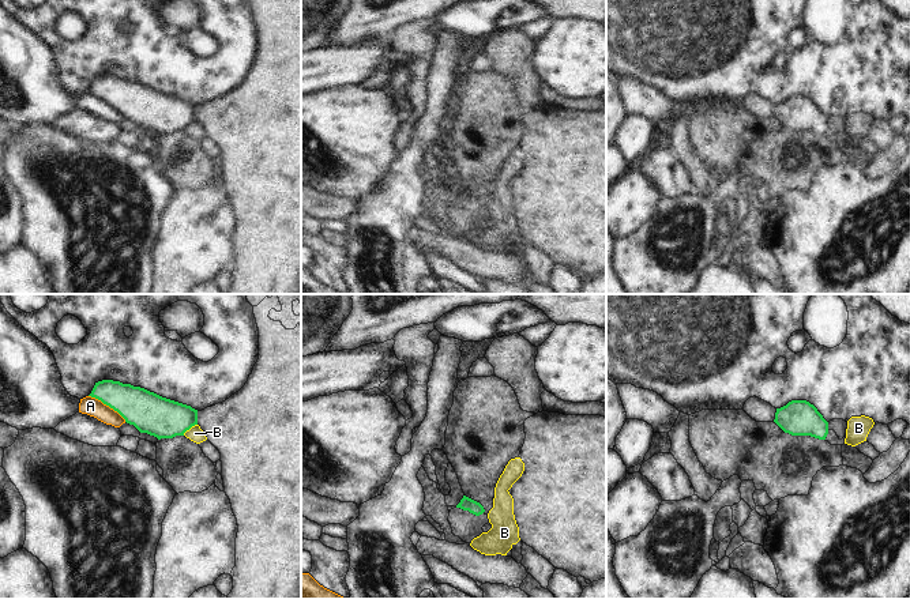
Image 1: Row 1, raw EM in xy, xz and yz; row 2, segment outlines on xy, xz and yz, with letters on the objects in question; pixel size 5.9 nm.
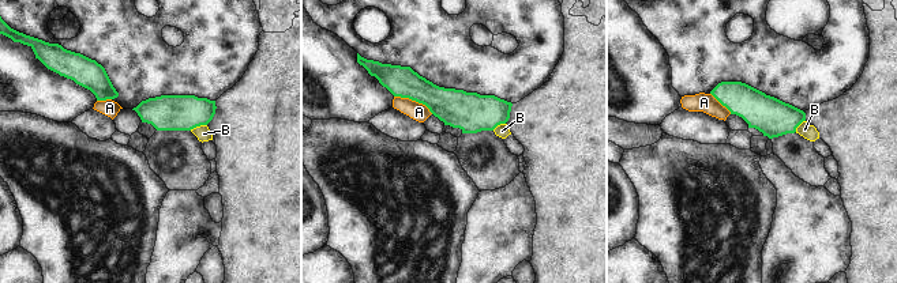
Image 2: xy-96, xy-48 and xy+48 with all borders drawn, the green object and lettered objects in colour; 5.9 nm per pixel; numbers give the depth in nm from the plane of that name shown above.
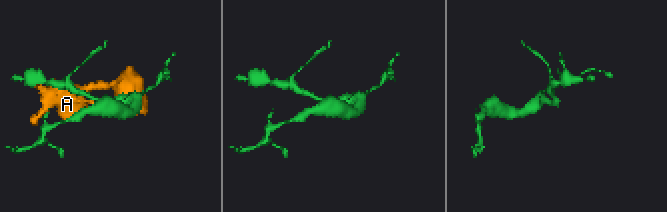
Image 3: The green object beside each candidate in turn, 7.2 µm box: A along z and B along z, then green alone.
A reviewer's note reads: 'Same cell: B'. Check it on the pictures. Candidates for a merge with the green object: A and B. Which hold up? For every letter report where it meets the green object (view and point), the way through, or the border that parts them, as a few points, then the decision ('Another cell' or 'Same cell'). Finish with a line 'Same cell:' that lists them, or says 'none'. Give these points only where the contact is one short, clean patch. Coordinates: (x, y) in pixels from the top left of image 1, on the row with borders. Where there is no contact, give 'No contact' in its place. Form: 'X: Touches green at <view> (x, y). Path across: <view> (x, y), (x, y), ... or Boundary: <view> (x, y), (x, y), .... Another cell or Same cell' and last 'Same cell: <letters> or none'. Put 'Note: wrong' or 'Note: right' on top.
Note: wrong
A: Touches green at xy (108, 405). Another cell
B: Touches green at xy (190, 428). Boundary: xy (196, 424), (183, 434). Another cell
Same cell: none.

